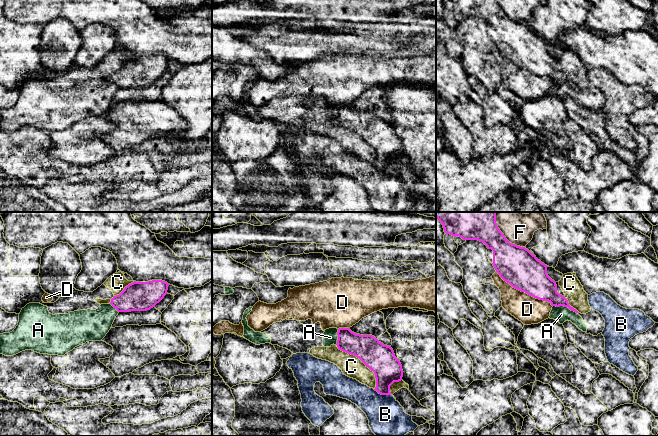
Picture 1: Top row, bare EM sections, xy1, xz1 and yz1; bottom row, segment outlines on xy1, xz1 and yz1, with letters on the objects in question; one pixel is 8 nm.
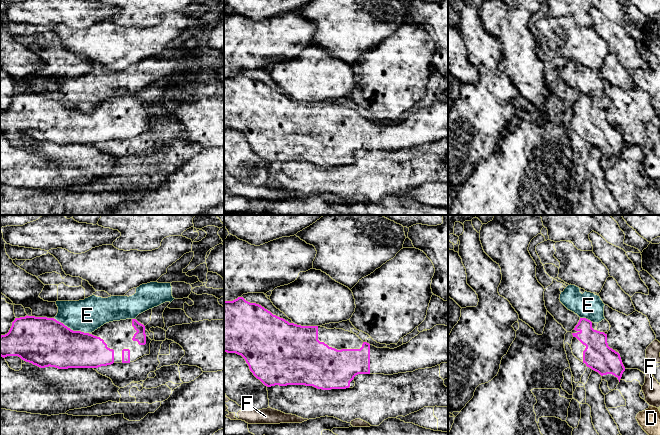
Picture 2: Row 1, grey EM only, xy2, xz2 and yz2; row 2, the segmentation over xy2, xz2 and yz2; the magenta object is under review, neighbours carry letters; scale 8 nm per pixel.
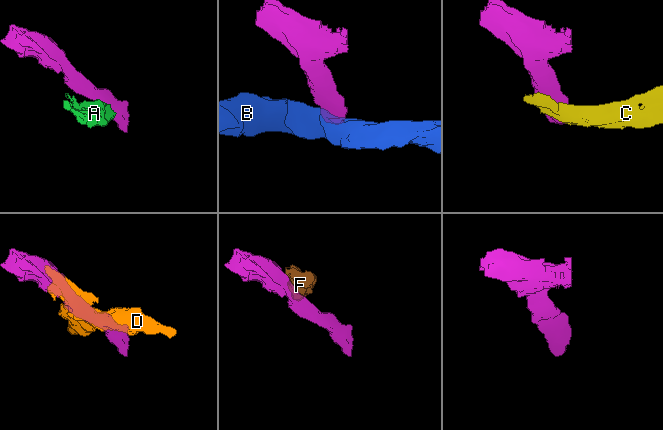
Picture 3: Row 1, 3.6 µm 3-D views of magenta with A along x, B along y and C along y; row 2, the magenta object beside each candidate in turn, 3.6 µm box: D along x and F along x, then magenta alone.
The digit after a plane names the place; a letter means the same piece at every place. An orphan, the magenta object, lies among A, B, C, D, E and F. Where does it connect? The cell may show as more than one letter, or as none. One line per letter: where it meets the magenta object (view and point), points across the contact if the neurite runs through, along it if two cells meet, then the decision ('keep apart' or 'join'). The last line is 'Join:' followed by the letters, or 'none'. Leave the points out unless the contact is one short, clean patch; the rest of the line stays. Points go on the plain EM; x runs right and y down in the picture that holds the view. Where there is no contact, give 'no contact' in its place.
A: contact yz1 (566, 82); border yz1 (553, 81), (567, 82), (578, 90); keep apart
B: contact xz1 (382, 170); border xz1 (373, 165), (381, 170), (390, 171); keep apart
C: contact xz1 (362, 137); keep apart
D: contact yz1 (524, 67); keep apart
E: contact xy2 (70, 105); keep apart
F: contact yz1 (507, 16); keep apart
Join: none

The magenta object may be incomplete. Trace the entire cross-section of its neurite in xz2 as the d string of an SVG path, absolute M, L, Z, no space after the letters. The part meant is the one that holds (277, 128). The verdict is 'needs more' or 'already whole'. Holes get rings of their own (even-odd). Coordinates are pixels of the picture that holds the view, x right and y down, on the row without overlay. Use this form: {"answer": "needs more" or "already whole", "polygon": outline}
{"answer": "needs more", "polygon": "M238 73L233 77L224 77L224 128L241 131L253 151L267 163L305 161L322 166L346 165L358 150L393 151L448 139L448 102L436 101L394 125L377 124L363 118L356 110L343 105L289 99L261 81Z"}

